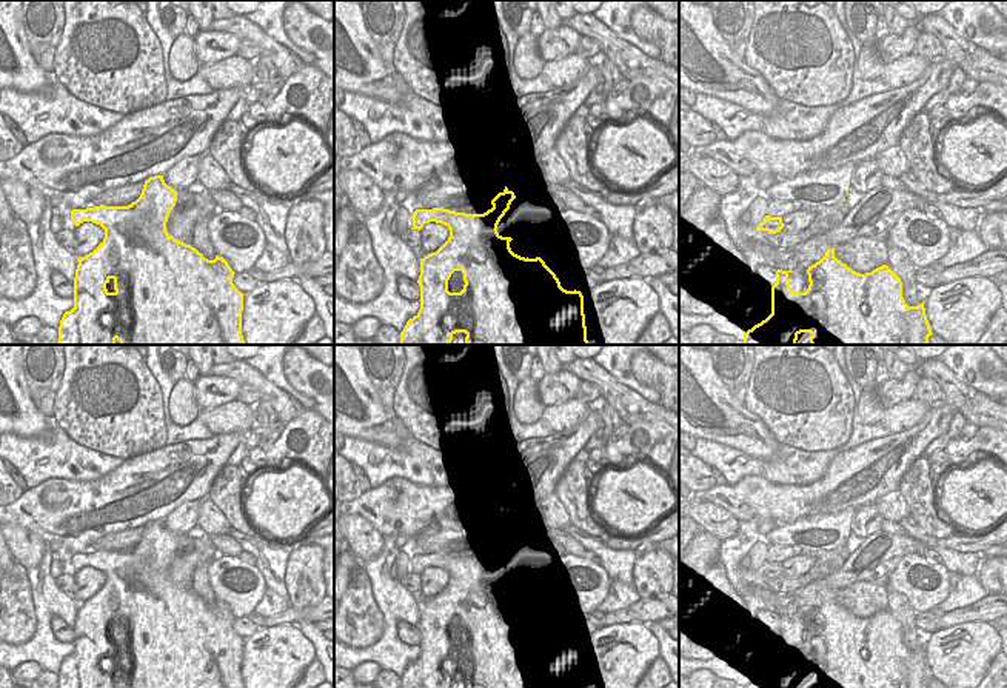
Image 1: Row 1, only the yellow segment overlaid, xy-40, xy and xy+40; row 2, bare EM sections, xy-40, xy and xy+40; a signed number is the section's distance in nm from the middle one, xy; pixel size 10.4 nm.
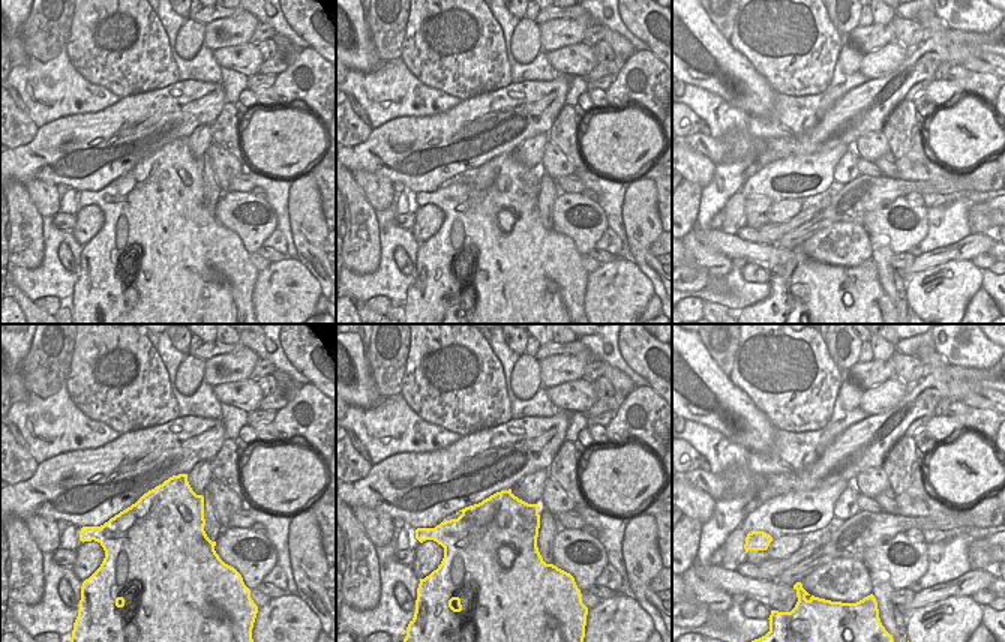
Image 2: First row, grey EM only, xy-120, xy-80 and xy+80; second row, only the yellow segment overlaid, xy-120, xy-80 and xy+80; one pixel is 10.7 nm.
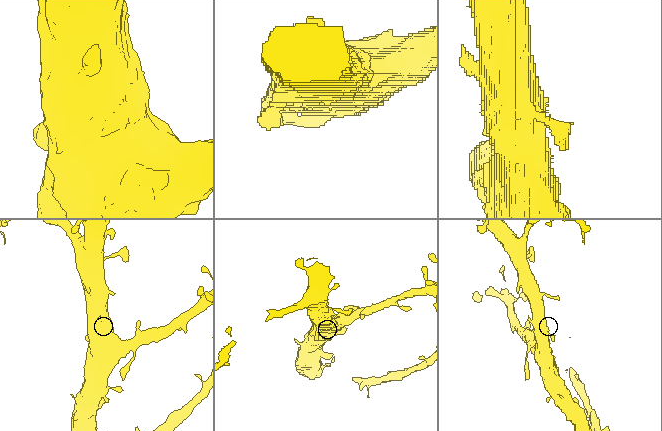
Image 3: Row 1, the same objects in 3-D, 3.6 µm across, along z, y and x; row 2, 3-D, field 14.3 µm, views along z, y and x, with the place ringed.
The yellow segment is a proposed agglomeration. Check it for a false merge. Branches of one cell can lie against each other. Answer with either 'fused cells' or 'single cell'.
single cell

